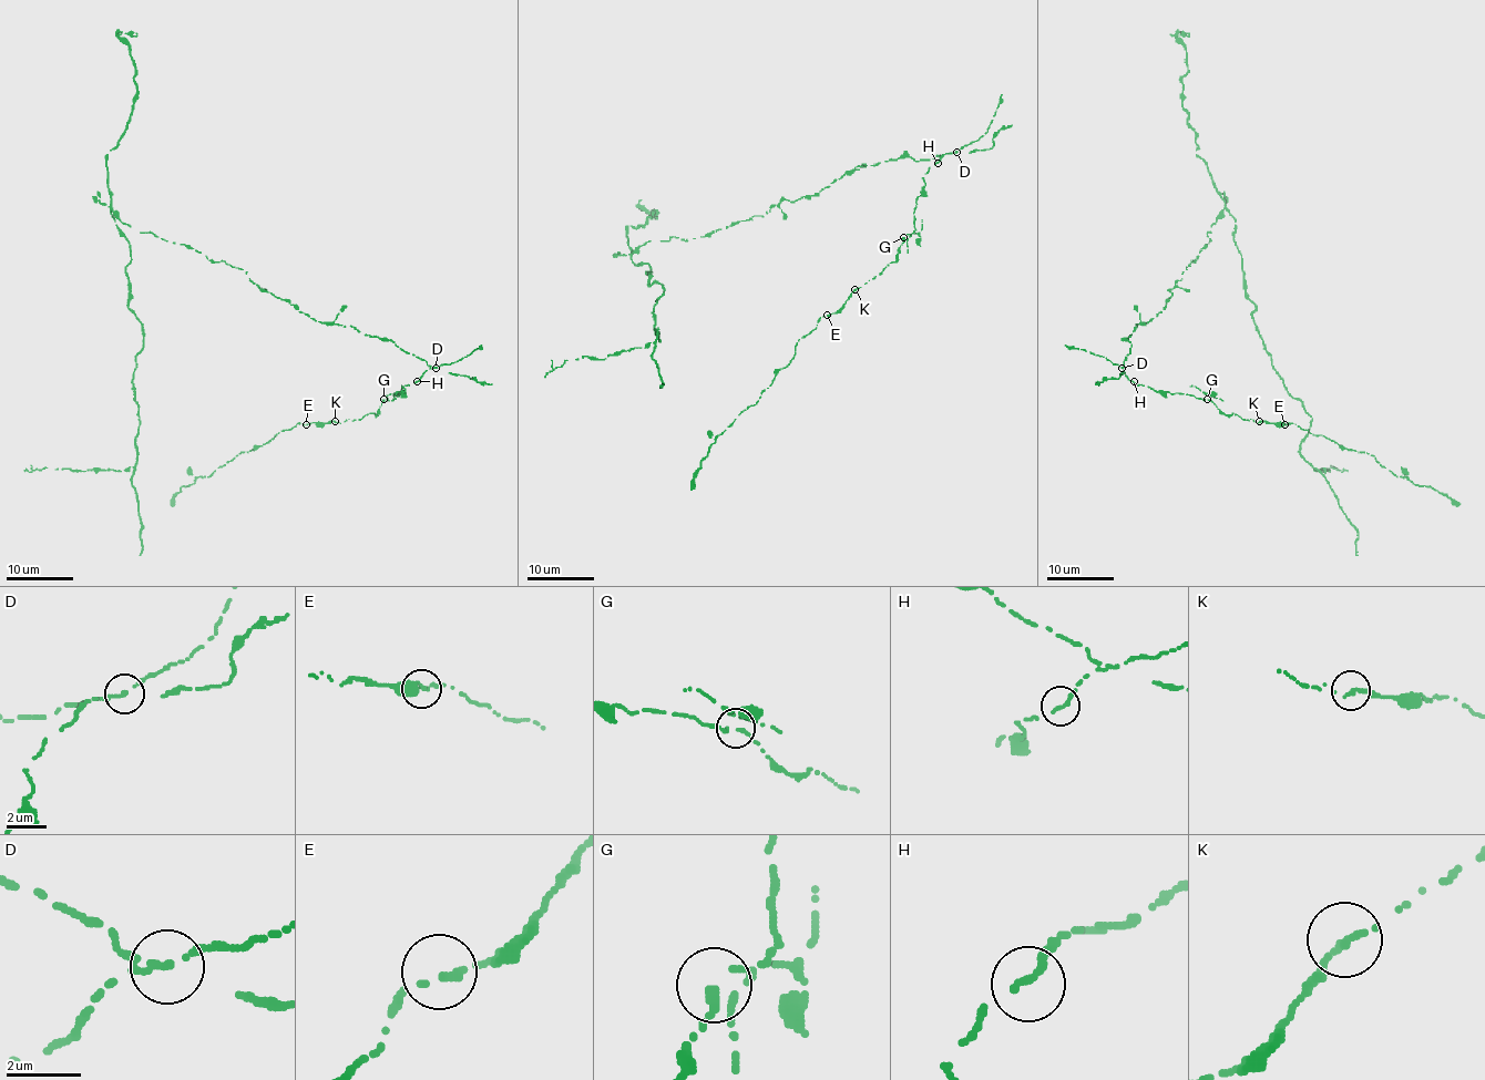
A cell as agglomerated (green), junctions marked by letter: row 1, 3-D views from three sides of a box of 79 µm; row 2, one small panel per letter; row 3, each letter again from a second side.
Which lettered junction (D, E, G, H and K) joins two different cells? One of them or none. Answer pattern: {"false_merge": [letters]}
{"false_merge": ["D"]}

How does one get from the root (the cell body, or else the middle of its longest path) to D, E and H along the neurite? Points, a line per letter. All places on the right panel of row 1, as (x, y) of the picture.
D: (1161, 311), (1148, 321), (1135, 325), (1126, 339), (1132, 343), (1130, 353), (1122, 367)
E: (1161, 311), (1137, 324), (1126, 339), (1132, 347), (1123, 370), (1130, 381), (1209, 399), (1242, 419), (1284, 424)
H: (1161, 311), (1148, 321), (1137, 324), (1126, 339), (1132, 347), (1123, 362), (1123, 370), (1134, 381)

